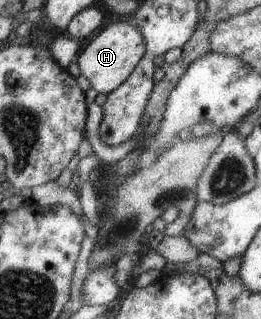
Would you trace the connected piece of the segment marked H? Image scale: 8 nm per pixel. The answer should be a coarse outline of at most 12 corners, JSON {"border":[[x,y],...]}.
{"border":[[126,20],[109,22],[76,58],[90,88],[107,95],[144,56]]}

